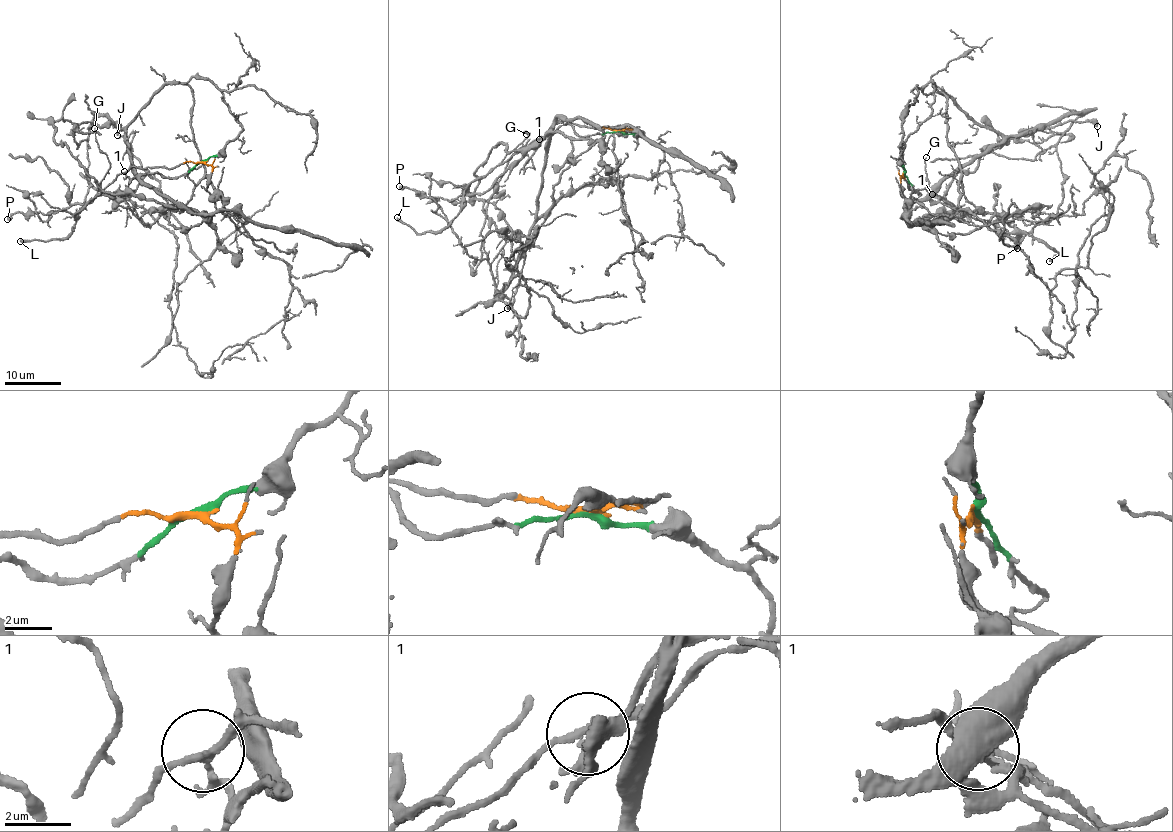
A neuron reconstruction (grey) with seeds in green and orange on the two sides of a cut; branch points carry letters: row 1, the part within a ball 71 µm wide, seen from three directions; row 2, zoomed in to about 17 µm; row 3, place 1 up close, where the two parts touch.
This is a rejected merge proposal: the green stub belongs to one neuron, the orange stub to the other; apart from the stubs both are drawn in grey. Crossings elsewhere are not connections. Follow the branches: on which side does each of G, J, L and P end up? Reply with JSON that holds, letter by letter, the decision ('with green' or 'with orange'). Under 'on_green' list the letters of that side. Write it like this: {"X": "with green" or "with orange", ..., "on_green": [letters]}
{"G": "with orange", "J": "with green", "L": "with orange", "P": "with green", "on_green": ["J", "P"]}

